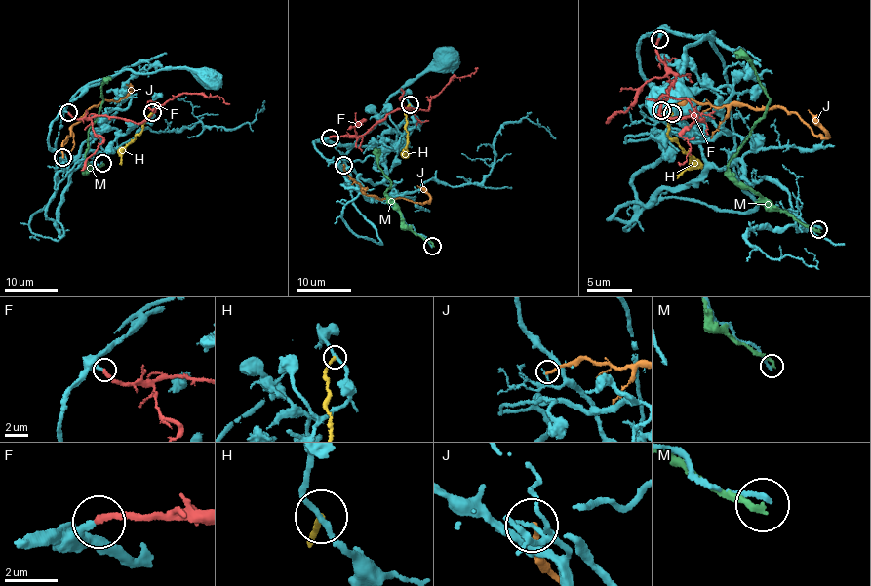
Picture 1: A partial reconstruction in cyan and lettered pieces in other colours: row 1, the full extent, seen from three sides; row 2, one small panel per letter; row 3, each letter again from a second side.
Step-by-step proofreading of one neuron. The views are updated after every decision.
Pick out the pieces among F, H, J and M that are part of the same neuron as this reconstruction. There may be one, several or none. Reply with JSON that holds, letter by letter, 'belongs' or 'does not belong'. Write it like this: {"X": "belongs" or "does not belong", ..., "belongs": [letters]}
{"F": "belongs", "H": "does not belong", "J": "does not belong", "M": "does not belong", "belongs": ["F"]}

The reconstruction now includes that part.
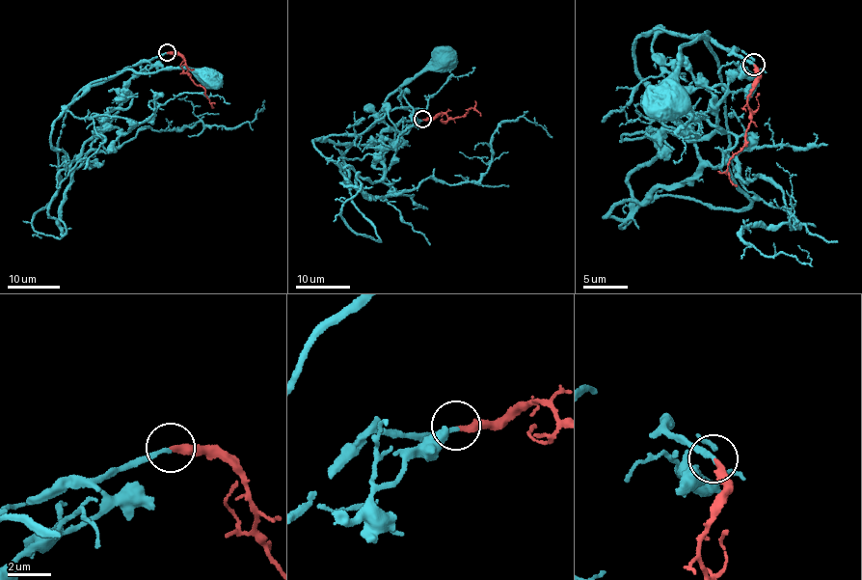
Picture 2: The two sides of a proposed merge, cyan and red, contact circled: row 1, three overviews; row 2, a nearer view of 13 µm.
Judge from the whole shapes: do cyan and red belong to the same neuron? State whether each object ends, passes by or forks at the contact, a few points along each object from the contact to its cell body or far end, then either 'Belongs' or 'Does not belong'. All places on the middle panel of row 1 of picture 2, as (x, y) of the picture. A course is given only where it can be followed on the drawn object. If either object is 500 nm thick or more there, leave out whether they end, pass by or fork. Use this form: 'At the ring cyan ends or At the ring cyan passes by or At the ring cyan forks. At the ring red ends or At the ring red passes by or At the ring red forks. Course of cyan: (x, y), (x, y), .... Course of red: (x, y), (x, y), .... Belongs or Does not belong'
At the ring cyan ends. At the ring red ends. Course of cyan: (422, 120), (381, 168), (399, 131), (389, 111), (326, 138), (353, 144), (444, 57). Course of red: (422, 120), (444, 113), (453, 119), (472, 107), (481, 115). Belongs

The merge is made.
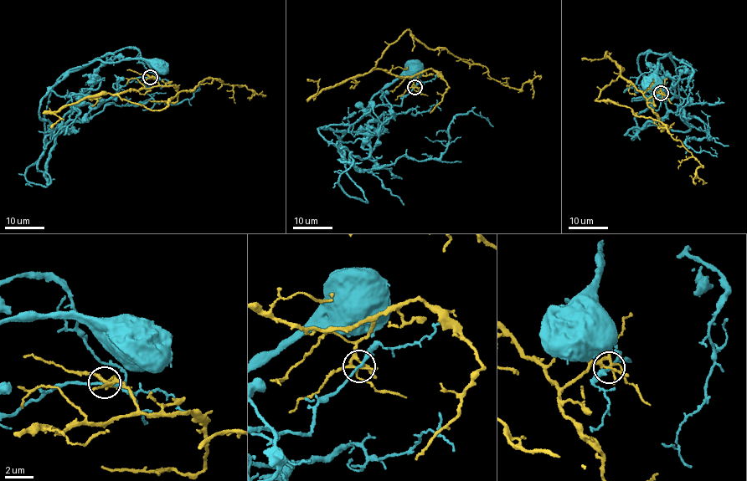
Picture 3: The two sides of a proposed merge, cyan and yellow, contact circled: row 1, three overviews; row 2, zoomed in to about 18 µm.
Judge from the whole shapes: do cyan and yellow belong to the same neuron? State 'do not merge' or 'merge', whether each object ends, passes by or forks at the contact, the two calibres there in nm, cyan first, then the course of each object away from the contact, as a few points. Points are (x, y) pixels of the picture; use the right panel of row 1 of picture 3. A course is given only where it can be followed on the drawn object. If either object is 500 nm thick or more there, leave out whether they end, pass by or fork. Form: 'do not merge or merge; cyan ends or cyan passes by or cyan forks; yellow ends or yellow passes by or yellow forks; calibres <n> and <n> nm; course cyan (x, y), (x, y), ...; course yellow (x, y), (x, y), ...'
do not merge; cyan passes by; yellow forks; calibres 190 and 190 nm; course cyan (661, 93), (666, 91), (646, 88), (654, 72), (646, 58), (670, 52), (658, 61), (652, 82); course yellow (661, 93), (647, 99), (621, 76), (595, 100), (614, 102), (659, 120), (700, 164), (697, 174), (707, 183)

